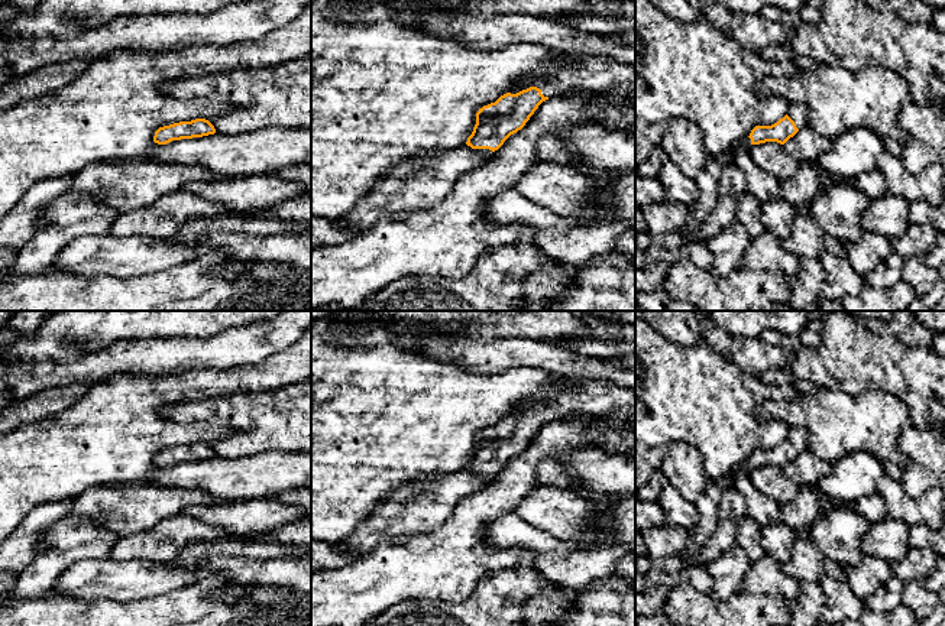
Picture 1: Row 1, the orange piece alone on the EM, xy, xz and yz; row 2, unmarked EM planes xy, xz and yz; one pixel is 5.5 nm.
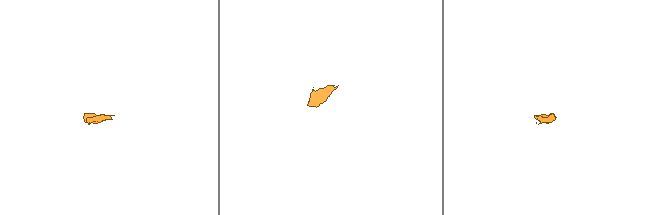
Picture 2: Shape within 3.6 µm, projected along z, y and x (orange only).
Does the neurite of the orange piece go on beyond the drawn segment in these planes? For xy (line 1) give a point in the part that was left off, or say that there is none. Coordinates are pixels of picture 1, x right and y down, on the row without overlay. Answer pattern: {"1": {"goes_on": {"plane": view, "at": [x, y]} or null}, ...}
{"1": {"goes_on": null}}

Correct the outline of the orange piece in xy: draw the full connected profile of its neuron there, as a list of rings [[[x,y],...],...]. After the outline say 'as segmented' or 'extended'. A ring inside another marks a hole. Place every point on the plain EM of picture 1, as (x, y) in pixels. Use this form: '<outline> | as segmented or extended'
[[[195,442],[191,445],[179,445],[179,447],[159,451],[155,455],[153,466],[158,468],[166,468],[172,464],[203,461],[214,457],[216,453],[208,444]]] | as segmented

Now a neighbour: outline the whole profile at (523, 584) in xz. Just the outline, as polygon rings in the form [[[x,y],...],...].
[[[534,567],[502,570],[482,578],[463,601],[401,601],[365,626],[521,626],[522,606],[553,586]]]

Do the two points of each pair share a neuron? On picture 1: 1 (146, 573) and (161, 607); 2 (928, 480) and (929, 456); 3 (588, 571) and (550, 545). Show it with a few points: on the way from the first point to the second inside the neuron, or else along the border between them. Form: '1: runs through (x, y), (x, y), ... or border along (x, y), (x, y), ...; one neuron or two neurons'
1: border along (162, 593), (122, 602); two neurons
2: runs through (928, 474), (929, 461); one neuron
3: runs through (578, 567), (569, 566), (559, 555); one neuron

